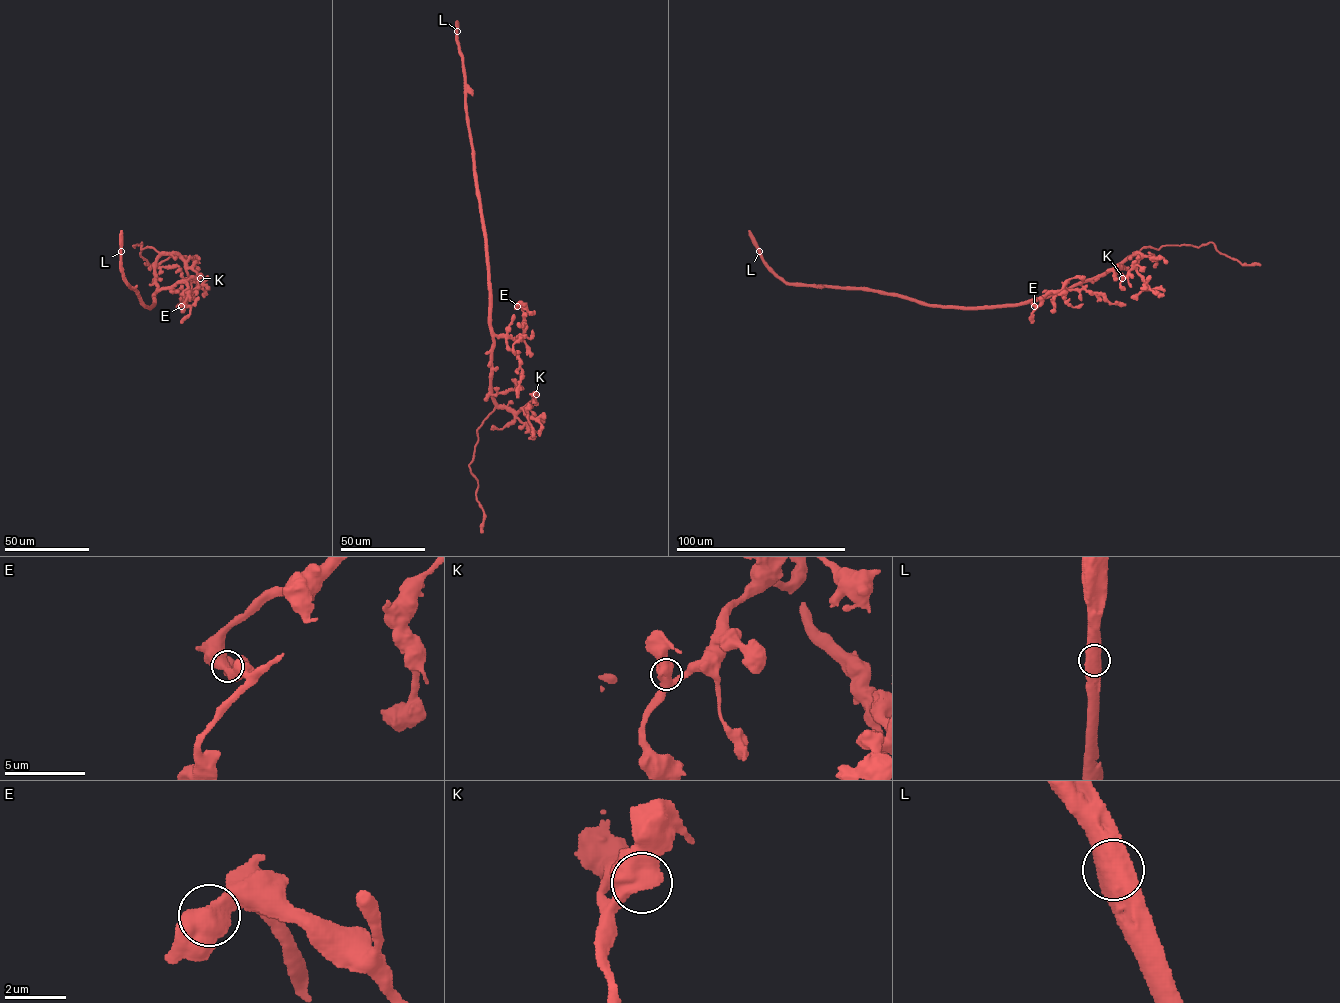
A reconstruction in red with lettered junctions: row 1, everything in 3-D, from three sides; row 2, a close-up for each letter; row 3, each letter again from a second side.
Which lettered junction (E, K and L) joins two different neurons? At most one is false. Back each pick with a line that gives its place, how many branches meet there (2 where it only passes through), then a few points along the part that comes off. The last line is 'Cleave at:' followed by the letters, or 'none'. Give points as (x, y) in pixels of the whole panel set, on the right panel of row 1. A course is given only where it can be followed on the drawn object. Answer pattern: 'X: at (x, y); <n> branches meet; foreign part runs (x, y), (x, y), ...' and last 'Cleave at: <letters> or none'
Cleave at: none

